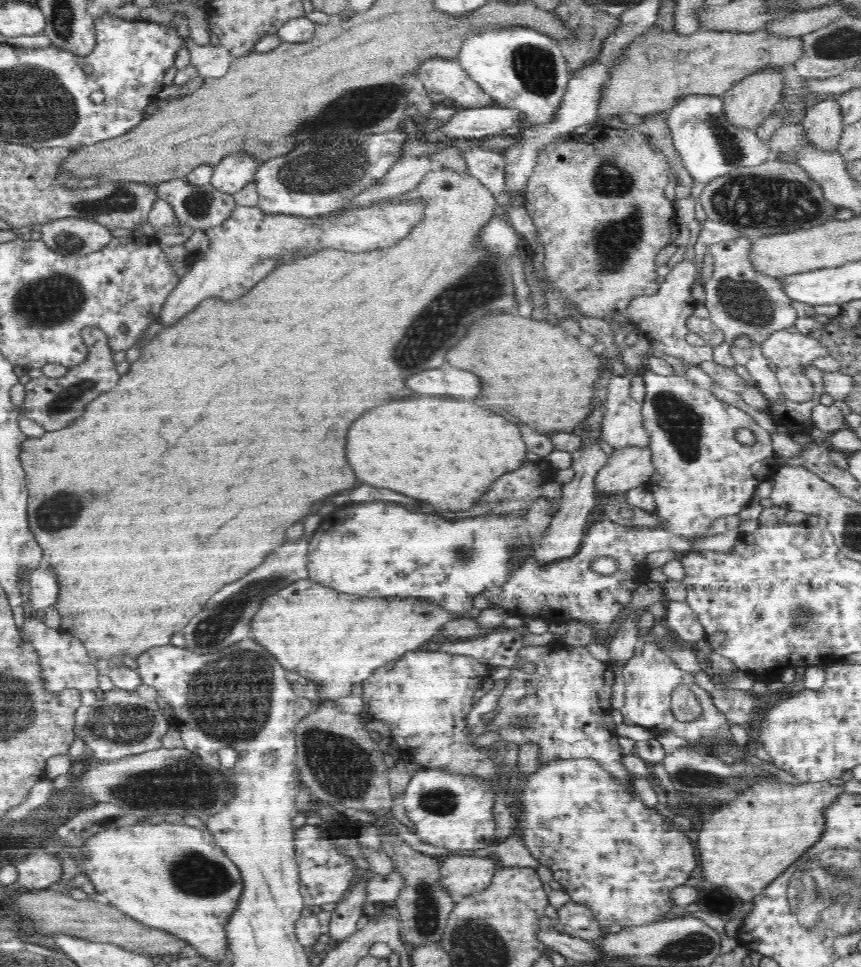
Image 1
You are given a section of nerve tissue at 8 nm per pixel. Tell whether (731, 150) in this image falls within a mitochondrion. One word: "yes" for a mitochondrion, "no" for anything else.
yes

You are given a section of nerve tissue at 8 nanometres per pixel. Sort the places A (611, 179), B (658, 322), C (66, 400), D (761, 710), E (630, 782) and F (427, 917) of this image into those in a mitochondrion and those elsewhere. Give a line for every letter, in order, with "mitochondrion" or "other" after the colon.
A: mitochondrion
B: other
C: mitochondrion
D: other
E: other
F: mitochondrion

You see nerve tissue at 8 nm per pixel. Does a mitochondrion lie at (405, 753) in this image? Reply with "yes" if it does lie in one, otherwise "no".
no

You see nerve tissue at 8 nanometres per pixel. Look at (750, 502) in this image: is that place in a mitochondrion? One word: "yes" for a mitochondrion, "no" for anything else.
no

